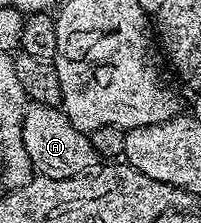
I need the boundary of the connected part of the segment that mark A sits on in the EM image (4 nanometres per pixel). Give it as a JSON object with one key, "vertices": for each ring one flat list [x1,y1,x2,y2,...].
{"vertices":[[26,104,23,145,27,147,27,155,31,159,34,170,42,177,51,179,84,177,98,168,99,156,92,146,90,134,79,132,71,123,64,108,56,105]]}

